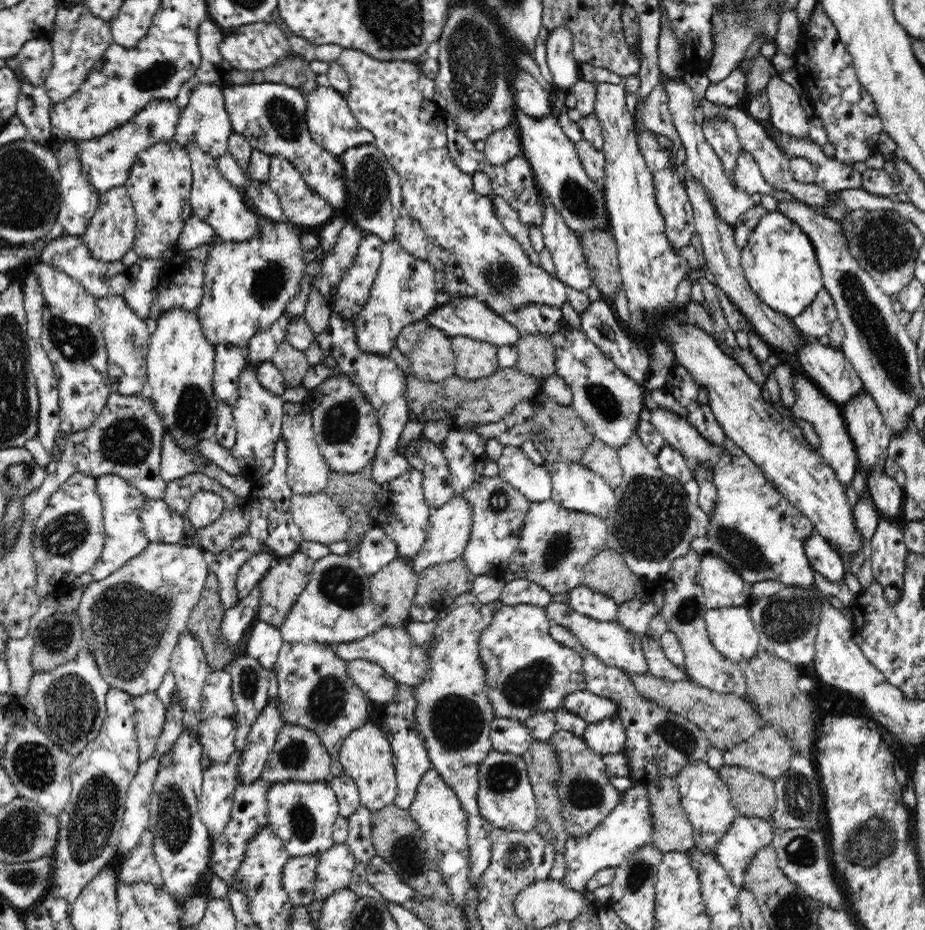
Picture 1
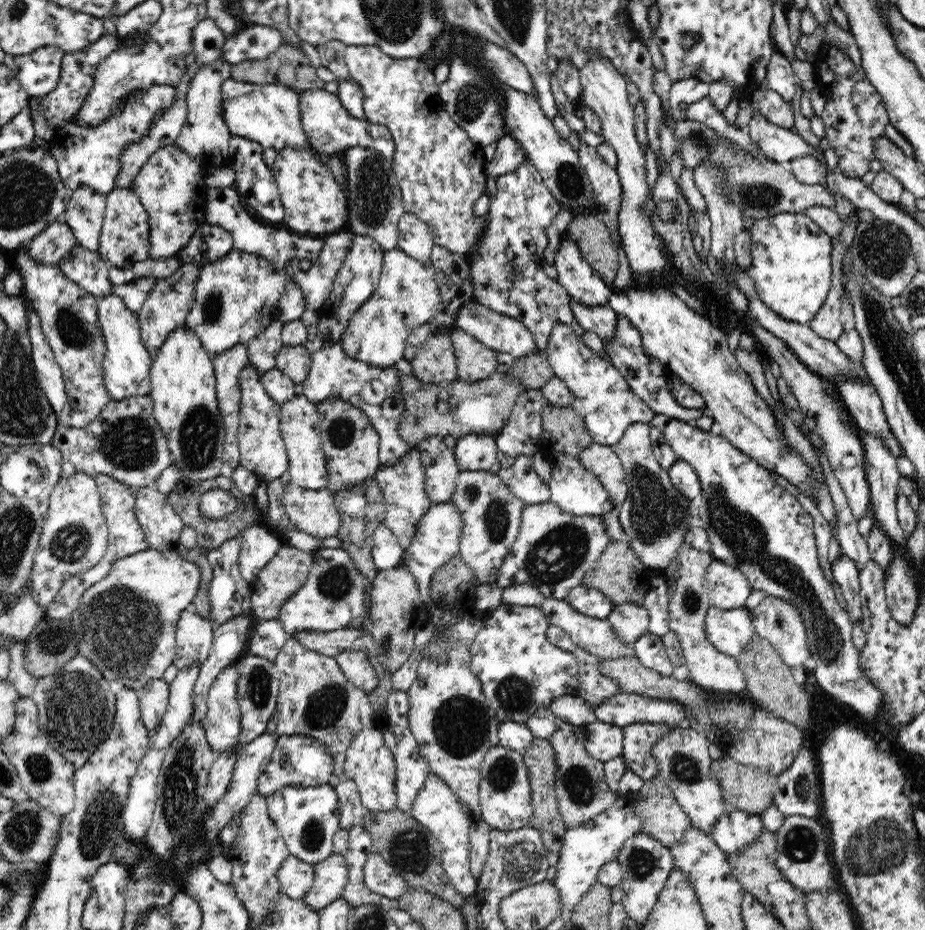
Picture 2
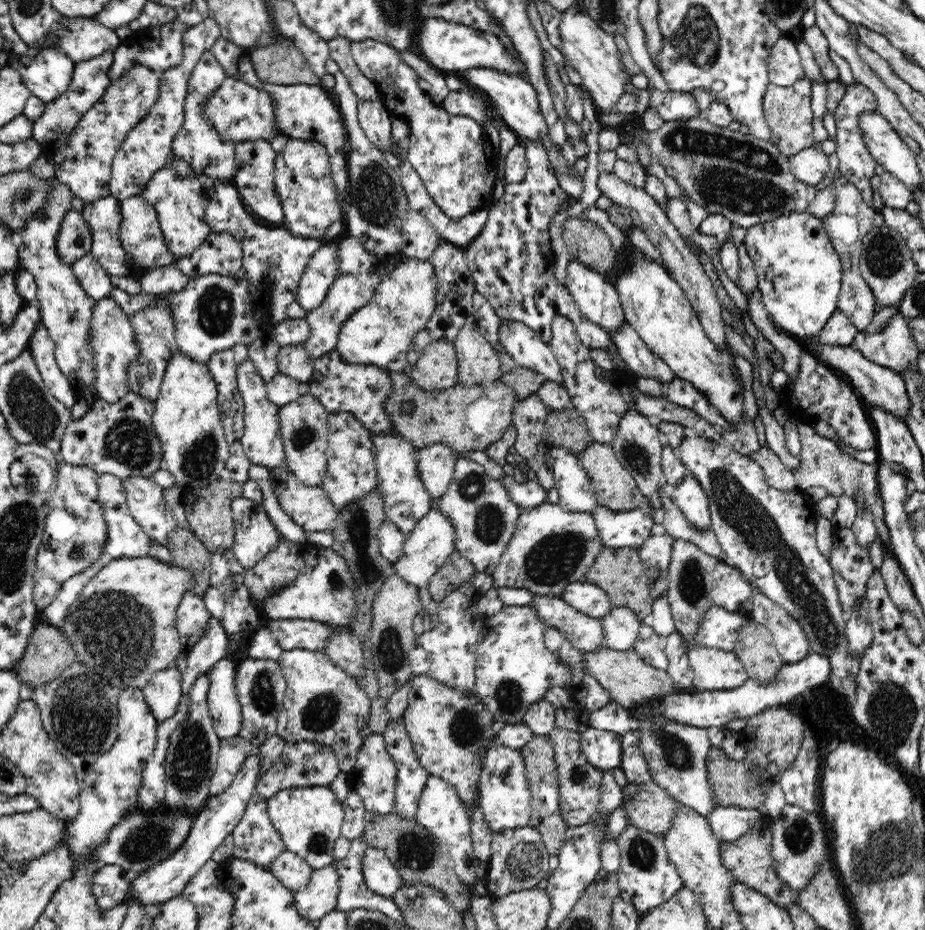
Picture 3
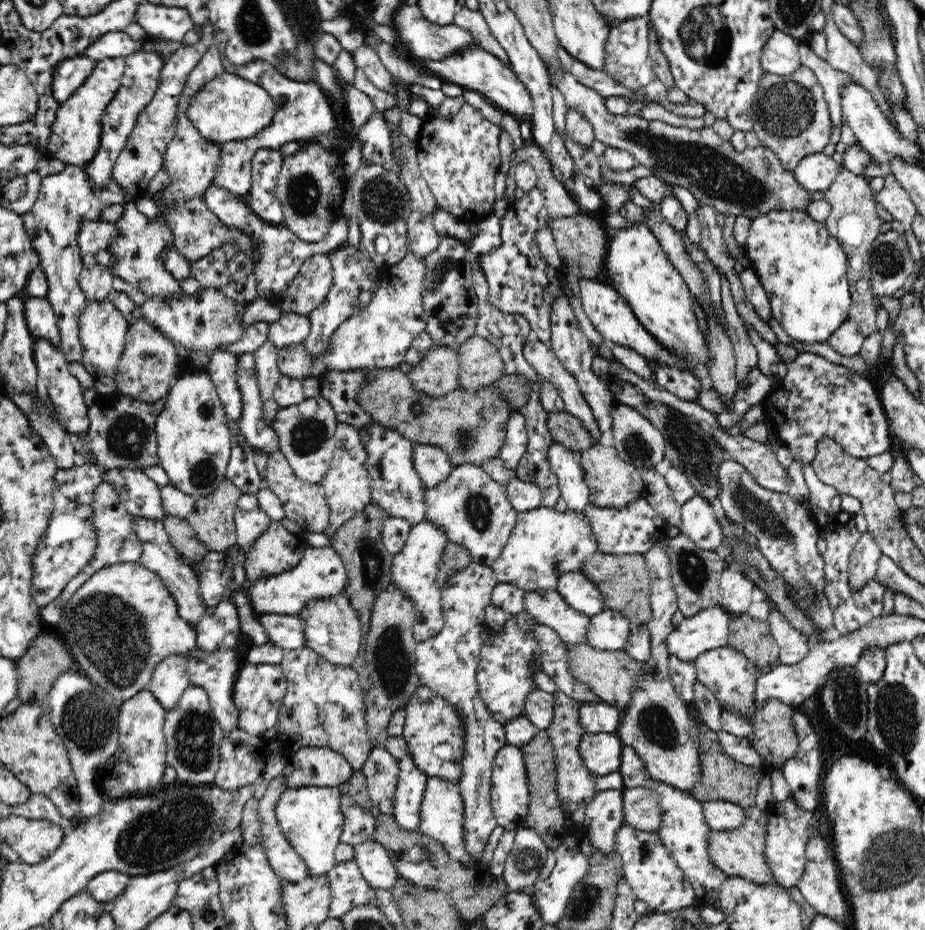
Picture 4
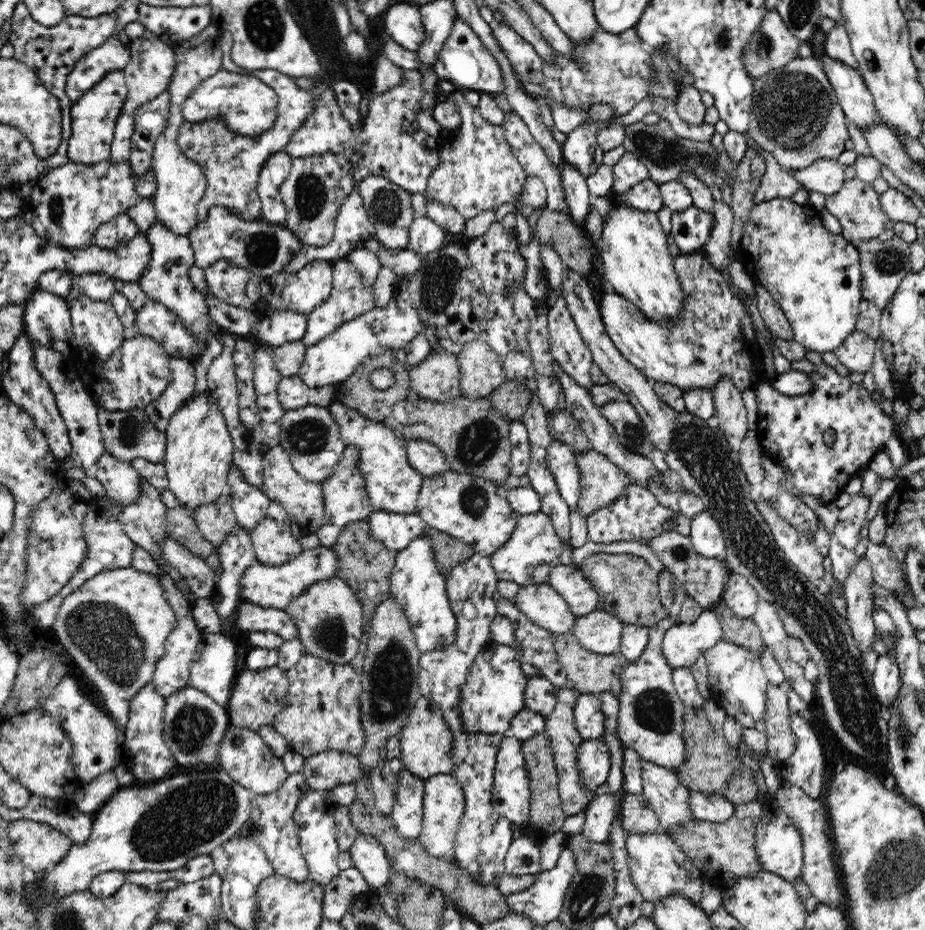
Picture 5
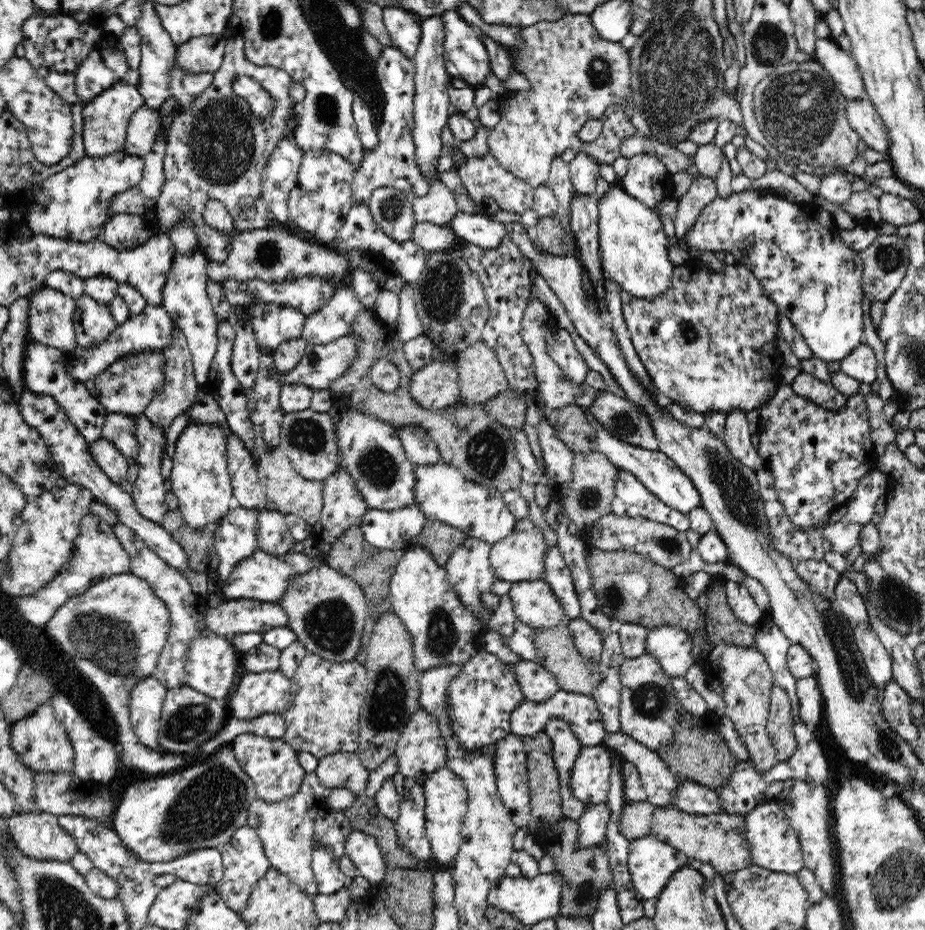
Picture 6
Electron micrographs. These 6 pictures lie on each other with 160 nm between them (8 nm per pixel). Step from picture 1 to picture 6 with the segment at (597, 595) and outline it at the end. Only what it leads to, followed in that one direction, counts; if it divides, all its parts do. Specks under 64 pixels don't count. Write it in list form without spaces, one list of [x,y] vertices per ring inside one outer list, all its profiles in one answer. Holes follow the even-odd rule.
[[[548,547],[545,550],[545,571],[542,576],[544,582],[550,585],[558,600],[562,603],[568,620],[581,616],[581,604],[575,584],[559,547]]]

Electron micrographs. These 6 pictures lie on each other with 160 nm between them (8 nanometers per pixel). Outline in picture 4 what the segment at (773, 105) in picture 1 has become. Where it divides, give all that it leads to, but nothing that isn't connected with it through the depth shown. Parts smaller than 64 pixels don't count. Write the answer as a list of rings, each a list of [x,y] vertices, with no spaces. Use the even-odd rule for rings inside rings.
[[[775,30],[766,41],[761,54],[761,65],[766,73],[789,75],[801,67],[798,48],[801,42],[792,36]]]

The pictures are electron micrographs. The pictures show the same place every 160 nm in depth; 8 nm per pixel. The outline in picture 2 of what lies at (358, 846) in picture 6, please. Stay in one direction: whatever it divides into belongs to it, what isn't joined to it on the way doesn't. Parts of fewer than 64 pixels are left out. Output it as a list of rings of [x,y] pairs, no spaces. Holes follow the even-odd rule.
[[[377,853],[366,860],[363,872],[365,886],[375,894],[399,899],[410,890],[407,883]]]

